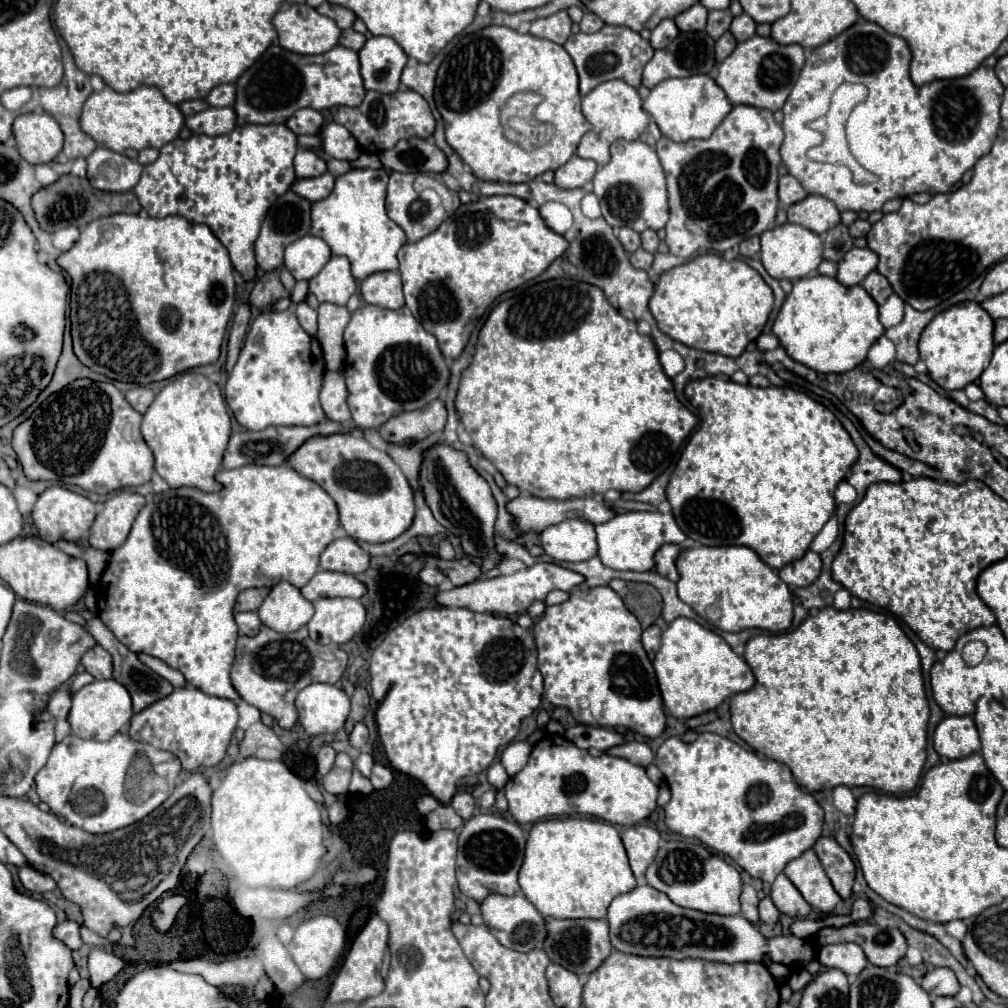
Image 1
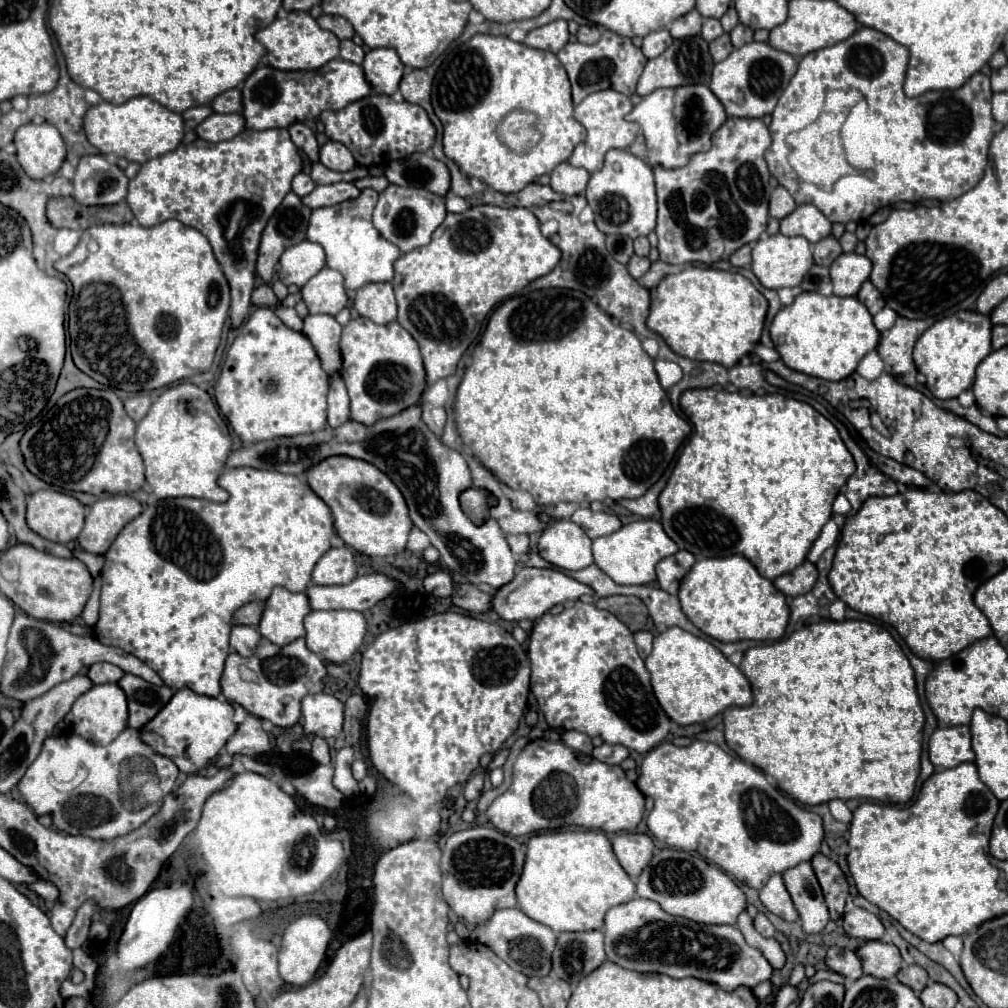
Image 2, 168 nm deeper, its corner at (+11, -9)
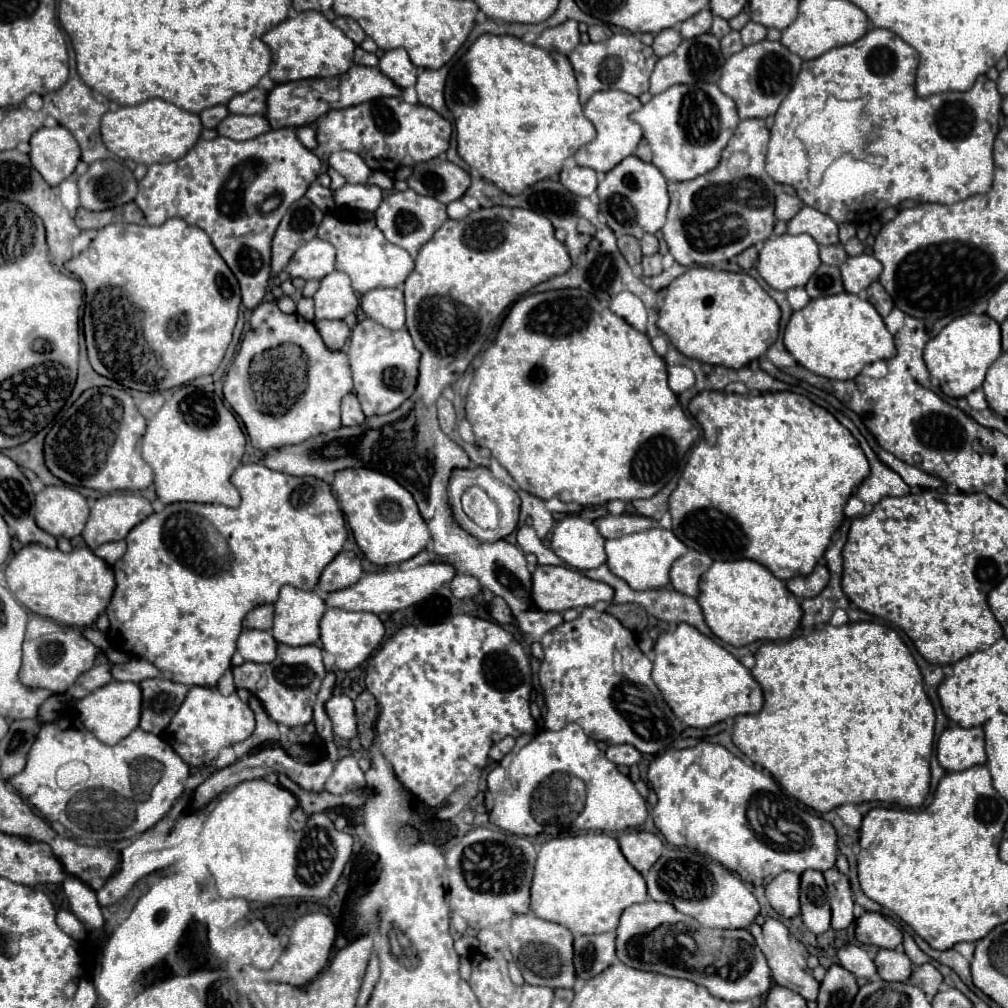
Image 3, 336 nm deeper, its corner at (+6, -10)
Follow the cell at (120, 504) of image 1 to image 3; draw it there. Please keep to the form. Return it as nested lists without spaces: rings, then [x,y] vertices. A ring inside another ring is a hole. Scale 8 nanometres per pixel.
[[[110,493],[94,503],[82,537],[90,549],[122,541],[150,513],[152,505],[146,497],[136,493]]]

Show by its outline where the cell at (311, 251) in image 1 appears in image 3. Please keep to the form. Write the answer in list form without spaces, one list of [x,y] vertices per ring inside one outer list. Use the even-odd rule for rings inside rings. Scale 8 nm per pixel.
[[[314,237],[312,241],[306,241],[290,259],[288,273],[290,277],[302,277],[304,281],[316,279],[320,281],[330,271],[334,271],[334,259],[336,251],[330,243]]]

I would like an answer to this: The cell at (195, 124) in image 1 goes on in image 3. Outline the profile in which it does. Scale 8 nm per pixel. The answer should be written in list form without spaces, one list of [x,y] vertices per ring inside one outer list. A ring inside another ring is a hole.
[[[228,115],[220,121],[216,131],[218,135],[234,141],[248,141],[270,131],[270,125],[264,115]]]

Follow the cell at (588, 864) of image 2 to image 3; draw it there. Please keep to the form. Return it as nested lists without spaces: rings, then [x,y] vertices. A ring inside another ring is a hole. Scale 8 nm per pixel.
[[[576,833],[554,838],[540,847],[534,867],[530,911],[536,917],[564,925],[572,933],[594,935],[614,931],[626,907],[648,899],[644,877],[626,861],[614,837]]]

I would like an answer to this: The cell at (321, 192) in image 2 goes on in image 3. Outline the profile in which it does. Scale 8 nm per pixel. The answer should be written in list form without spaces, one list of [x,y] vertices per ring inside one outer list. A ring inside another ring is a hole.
[[[350,185],[334,191],[334,203],[338,207],[352,207],[352,209],[364,209],[364,211],[376,211],[378,203],[382,203],[382,189],[376,185]]]

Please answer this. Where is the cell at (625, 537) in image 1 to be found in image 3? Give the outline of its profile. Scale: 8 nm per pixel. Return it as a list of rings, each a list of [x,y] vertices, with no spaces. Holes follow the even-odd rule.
[[[652,527],[640,533],[624,535],[620,539],[608,539],[606,541],[606,565],[614,575],[618,575],[622,581],[626,581],[632,589],[650,589],[650,587],[666,587],[670,581],[670,567],[672,563],[682,557],[688,551],[688,547],[668,529]]]

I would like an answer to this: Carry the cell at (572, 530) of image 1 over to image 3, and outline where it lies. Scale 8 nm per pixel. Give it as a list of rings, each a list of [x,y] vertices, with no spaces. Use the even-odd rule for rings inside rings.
[[[566,517],[554,525],[552,551],[572,569],[586,571],[606,561],[604,539],[592,521]]]

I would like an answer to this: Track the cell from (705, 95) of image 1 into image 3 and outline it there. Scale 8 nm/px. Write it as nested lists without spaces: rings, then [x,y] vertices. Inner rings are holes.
[[[714,83],[674,85],[664,93],[654,95],[640,111],[630,115],[642,131],[654,153],[652,163],[668,181],[686,181],[714,169],[722,149],[732,137],[740,117],[734,101],[724,95]]]

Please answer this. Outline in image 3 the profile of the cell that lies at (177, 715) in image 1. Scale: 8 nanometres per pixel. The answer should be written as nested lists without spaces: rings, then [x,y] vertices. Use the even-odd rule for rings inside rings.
[[[190,687],[184,703],[172,717],[170,725],[162,731],[162,739],[170,743],[176,753],[182,757],[188,765],[200,765],[204,761],[212,761],[218,757],[222,747],[234,745],[250,737],[254,731],[254,713],[246,703],[240,701],[240,697],[228,695],[224,697],[218,689],[212,687]]]

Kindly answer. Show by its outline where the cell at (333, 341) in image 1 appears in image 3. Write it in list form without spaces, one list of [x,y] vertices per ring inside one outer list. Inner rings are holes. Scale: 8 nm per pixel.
[[[314,321],[318,333],[322,335],[324,343],[332,351],[342,351],[346,345],[346,339],[350,337],[350,327],[344,321]]]

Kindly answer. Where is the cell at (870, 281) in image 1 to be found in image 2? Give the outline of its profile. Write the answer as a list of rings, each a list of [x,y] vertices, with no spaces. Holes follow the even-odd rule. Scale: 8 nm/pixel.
[[[867,280],[867,282],[863,282],[863,286],[861,286],[861,290],[859,290],[859,294],[857,294],[857,298],[869,308],[869,312],[875,316],[883,306],[885,306],[885,300],[883,300],[883,296],[881,296],[881,292]]]

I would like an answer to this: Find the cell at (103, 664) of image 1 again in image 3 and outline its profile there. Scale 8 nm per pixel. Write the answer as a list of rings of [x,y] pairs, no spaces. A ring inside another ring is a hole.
[[[134,657],[130,663],[112,665],[110,673],[116,681],[132,681],[132,683],[140,683],[142,679],[150,679],[150,677],[160,675],[160,671],[152,663],[138,659],[138,657]]]

